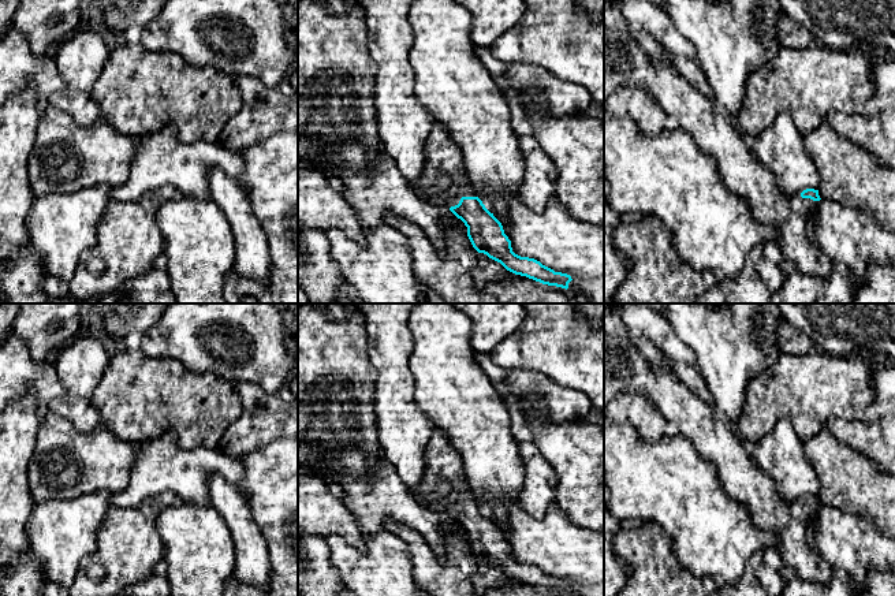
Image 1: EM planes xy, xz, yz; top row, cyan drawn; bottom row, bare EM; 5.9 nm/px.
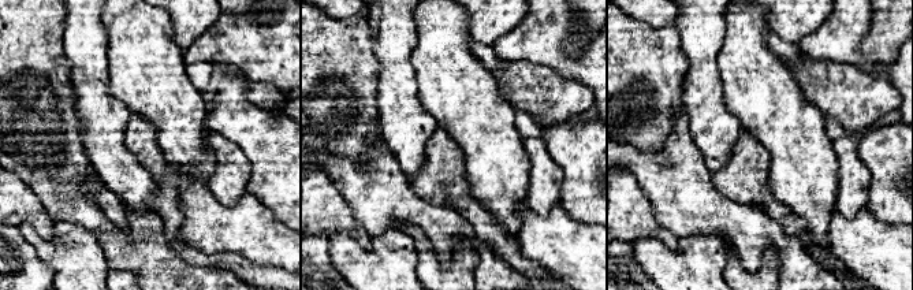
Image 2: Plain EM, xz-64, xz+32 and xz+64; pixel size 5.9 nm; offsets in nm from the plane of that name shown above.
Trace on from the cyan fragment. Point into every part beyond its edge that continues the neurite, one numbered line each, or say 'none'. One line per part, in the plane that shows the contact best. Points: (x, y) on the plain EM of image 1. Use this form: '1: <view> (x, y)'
1: xz (443, 464)

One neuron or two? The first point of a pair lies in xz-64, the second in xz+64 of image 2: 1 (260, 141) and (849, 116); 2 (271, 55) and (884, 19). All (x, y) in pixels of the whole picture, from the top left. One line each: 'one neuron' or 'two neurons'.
1: two neurons
2: two neurons

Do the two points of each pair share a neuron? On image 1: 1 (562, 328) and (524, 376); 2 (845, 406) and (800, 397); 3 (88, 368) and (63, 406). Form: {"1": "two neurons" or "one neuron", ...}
{"1": "two neurons", "2": "one neuron", "3": "one neuron"}

